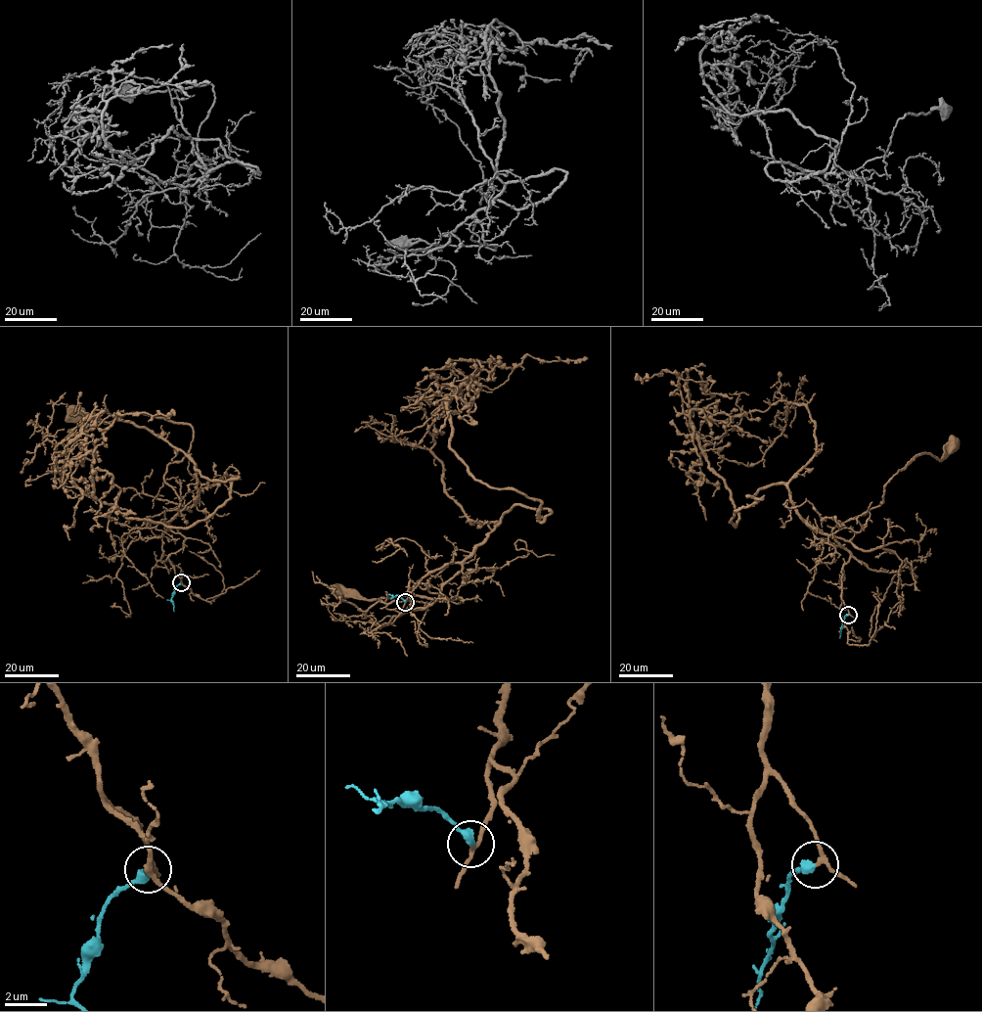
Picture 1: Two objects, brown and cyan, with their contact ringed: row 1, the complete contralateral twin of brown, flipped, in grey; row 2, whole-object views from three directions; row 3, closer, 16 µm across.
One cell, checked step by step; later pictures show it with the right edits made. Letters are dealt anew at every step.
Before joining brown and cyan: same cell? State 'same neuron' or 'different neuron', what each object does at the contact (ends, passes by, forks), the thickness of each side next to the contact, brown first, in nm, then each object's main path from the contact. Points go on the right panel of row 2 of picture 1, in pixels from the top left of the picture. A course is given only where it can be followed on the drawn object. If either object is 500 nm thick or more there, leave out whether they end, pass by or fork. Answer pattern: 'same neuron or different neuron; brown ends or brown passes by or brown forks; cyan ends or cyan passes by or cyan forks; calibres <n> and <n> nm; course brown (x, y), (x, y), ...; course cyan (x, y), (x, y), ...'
same neuron; brown passes by; cyan ends; calibres 180 and 420 nm; course brown (848, 615), (840, 581), (850, 551), (831, 531), (881, 504), (886, 482), (915, 457), (940, 459), (952, 444); course cyan (848, 615), (845, 616), (839, 638)

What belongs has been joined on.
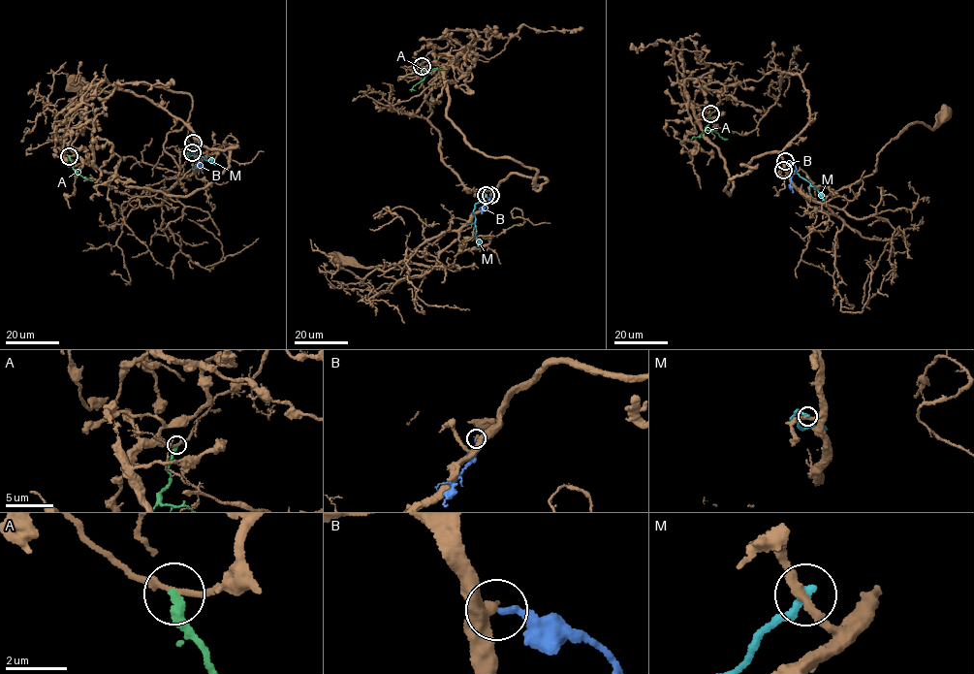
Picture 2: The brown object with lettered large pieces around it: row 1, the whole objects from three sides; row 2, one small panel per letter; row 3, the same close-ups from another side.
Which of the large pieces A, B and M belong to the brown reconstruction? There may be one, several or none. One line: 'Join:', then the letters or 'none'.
Join: none

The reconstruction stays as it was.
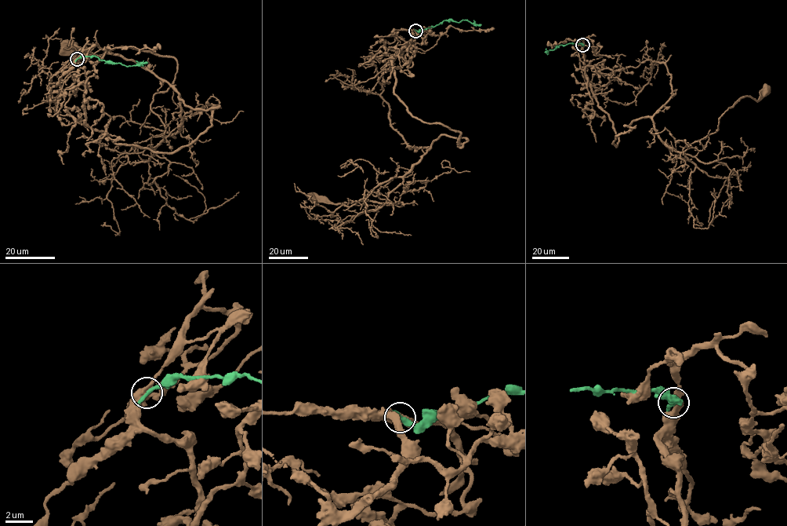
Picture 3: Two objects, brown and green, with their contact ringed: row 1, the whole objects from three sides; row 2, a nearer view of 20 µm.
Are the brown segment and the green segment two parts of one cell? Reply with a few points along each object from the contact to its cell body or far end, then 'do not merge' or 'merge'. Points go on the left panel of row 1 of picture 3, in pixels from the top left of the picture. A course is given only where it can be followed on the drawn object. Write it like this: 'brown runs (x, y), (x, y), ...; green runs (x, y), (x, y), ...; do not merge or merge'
brown runs (76, 59), (114, 142), (212, 124), (179, 97), (165, 136), (174, 58), (70, 47); green runs (76, 59), (95, 56), (101, 60), (128, 67), (147, 61); do not merge

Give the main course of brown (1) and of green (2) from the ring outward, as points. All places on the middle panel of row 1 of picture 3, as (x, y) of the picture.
1: (415, 31), (391, 63), (394, 93), (414, 117), (467, 140), (441, 134), (378, 189), (400, 206), (315, 197)
2: (415, 31), (433, 27), (445, 20), (459, 22), (466, 20), (481, 24)

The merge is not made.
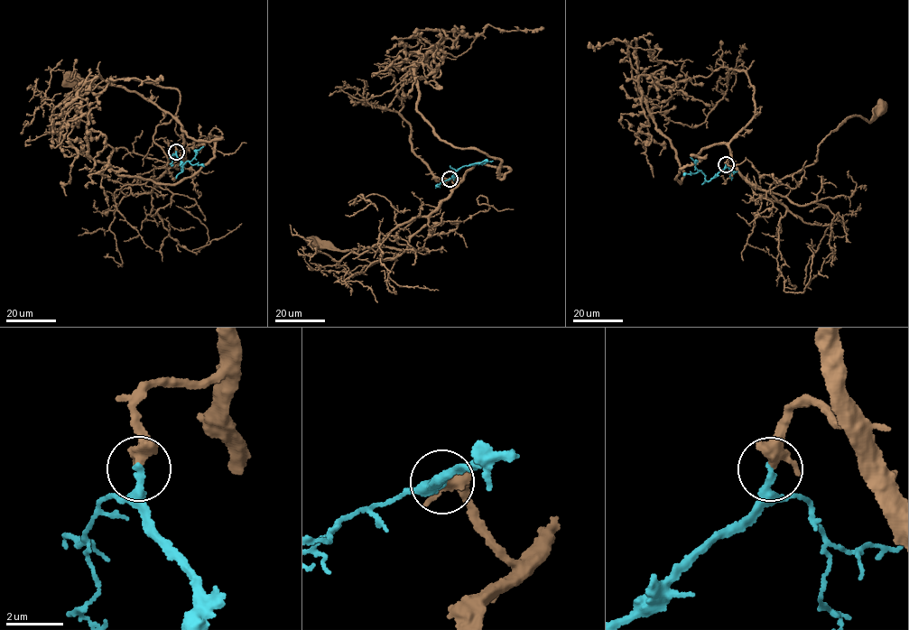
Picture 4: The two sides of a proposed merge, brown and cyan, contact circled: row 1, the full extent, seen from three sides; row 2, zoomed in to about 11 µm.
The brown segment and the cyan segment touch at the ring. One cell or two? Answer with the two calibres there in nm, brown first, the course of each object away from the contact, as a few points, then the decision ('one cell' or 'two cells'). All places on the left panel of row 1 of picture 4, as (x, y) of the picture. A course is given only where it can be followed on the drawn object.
calibres 360 and 300 nm; course brown (176, 151), (182, 143), (183, 159), (167, 168), (153, 139), (177, 110), (177, 89), (72, 78); course cyan (176, 152), (181, 171), (185, 162), (190, 162), (203, 146); one cell

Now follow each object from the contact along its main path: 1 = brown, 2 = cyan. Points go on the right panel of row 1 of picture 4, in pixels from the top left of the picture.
1: (725, 164), (730, 160), (768, 191), (815, 162), (821, 141), (847, 119), (869, 121), (880, 107)
2: (725, 164), (707, 180), (690, 157)

